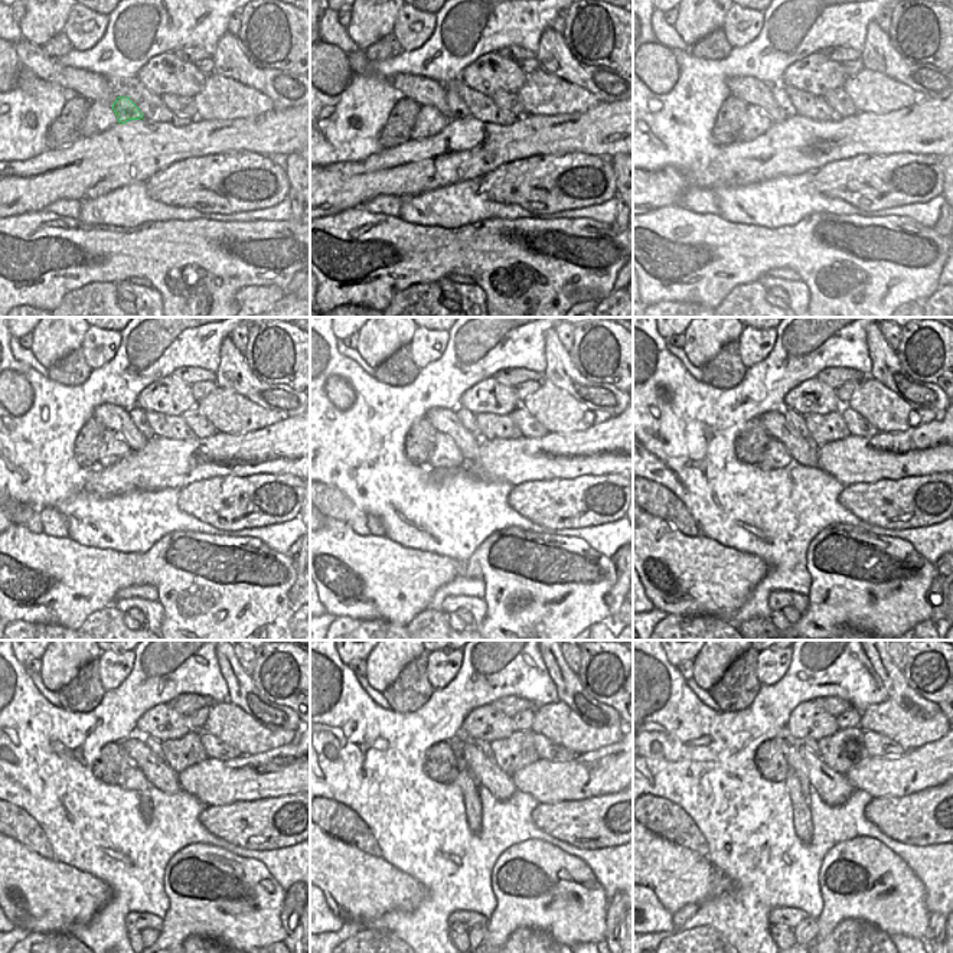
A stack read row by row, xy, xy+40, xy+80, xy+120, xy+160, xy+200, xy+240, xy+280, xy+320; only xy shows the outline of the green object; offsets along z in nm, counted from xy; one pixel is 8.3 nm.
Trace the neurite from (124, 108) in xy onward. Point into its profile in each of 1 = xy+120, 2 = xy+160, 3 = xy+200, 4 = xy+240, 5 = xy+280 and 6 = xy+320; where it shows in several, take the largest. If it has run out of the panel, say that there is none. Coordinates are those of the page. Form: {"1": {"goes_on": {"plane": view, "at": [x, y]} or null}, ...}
{"1": {"goes_on": {"plane": "xy+120", "at": [137, 414]}}, "2": {"goes_on": {"plane": "xy+160", "at": [467, 418]}}, "3": {"goes_on": {"plane": "xy+200", "at": [796, 420]}}, "4": {"goes_on": {"plane": "xy+240", "at": [153, 744]}}, "5": {"goes_on": {"plane": "xy+280", "at": [485, 746]}}, "6": {"goes_on": {"plane": "xy+320", "at": [810, 746]}}}

